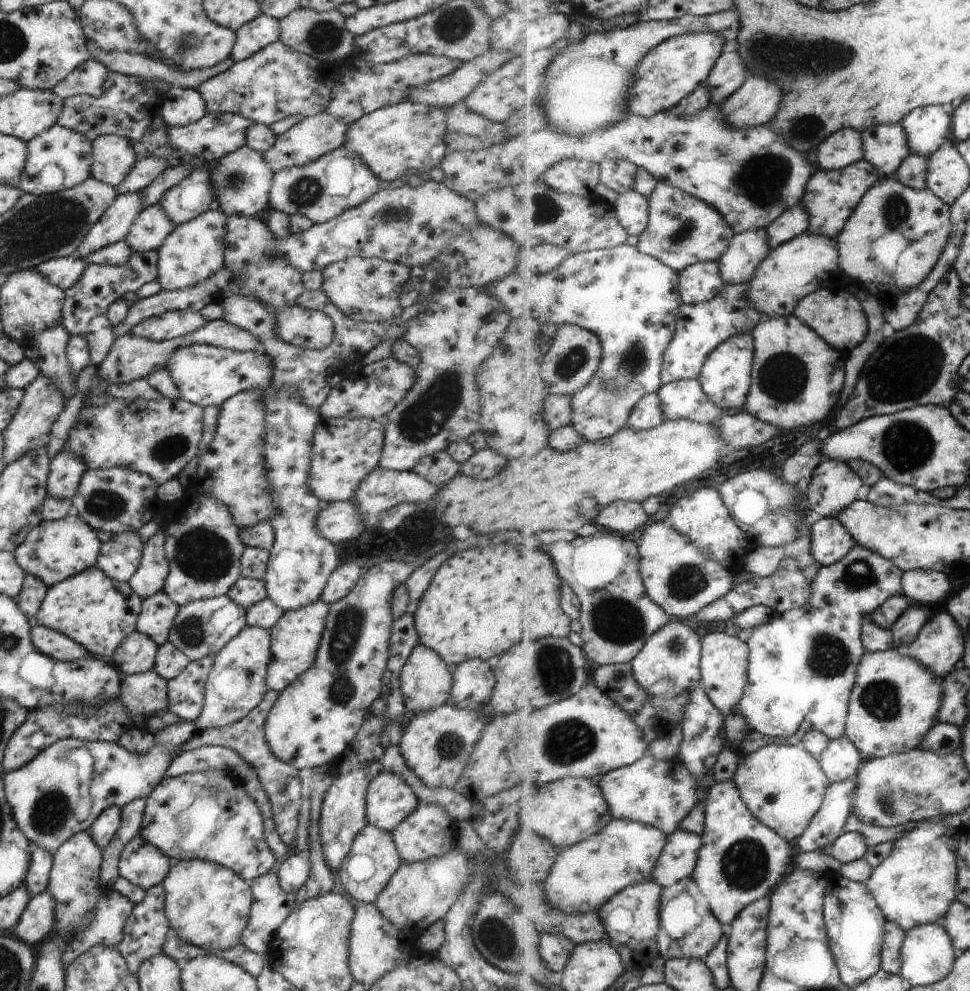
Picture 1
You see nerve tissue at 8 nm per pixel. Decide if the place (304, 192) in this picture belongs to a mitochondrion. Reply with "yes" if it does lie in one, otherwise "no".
yes

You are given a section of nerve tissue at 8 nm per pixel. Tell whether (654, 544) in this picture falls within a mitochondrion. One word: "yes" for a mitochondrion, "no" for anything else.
no

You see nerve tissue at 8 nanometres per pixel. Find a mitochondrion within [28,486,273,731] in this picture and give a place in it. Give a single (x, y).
(201, 553)

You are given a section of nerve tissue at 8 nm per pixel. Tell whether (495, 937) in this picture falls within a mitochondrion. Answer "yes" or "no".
yes

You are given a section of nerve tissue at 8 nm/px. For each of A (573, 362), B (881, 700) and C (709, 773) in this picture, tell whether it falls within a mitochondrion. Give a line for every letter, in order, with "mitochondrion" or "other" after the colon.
A: mitochondrion
B: mitochondrion
C: other

